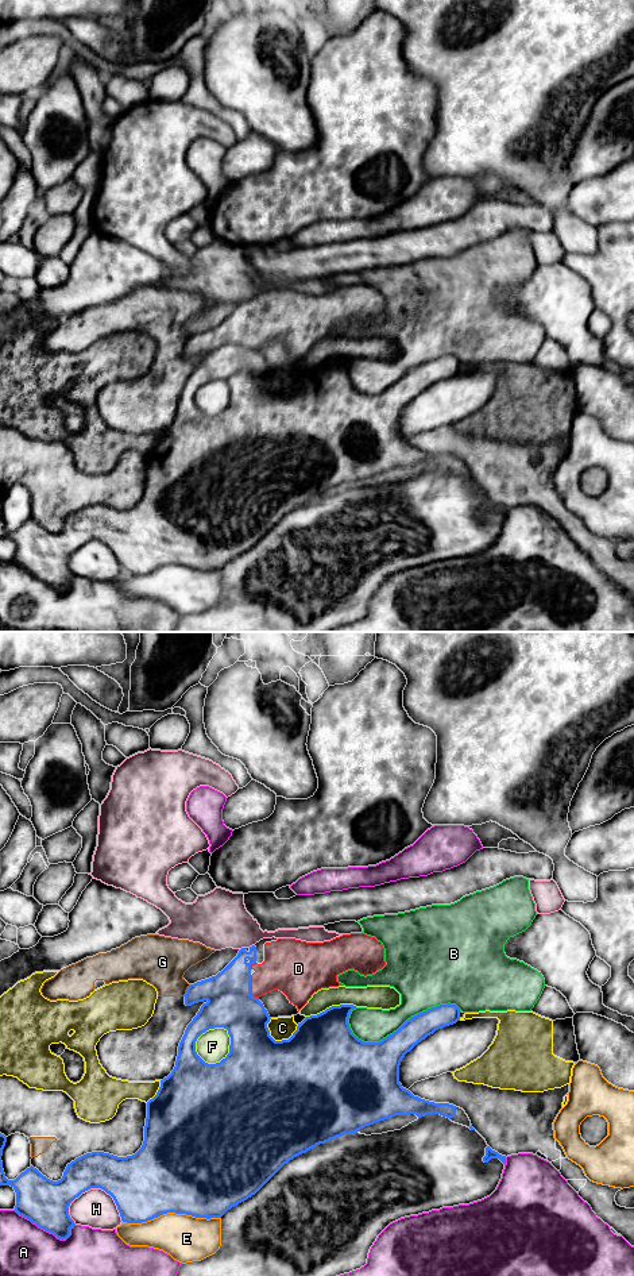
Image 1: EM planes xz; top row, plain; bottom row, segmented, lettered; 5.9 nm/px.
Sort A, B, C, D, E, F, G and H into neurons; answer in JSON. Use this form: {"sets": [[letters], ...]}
{"sets": [["A"], ["B"], ["C"], ["D"], ["E"], ["F"], ["G"], ["H"]]}

